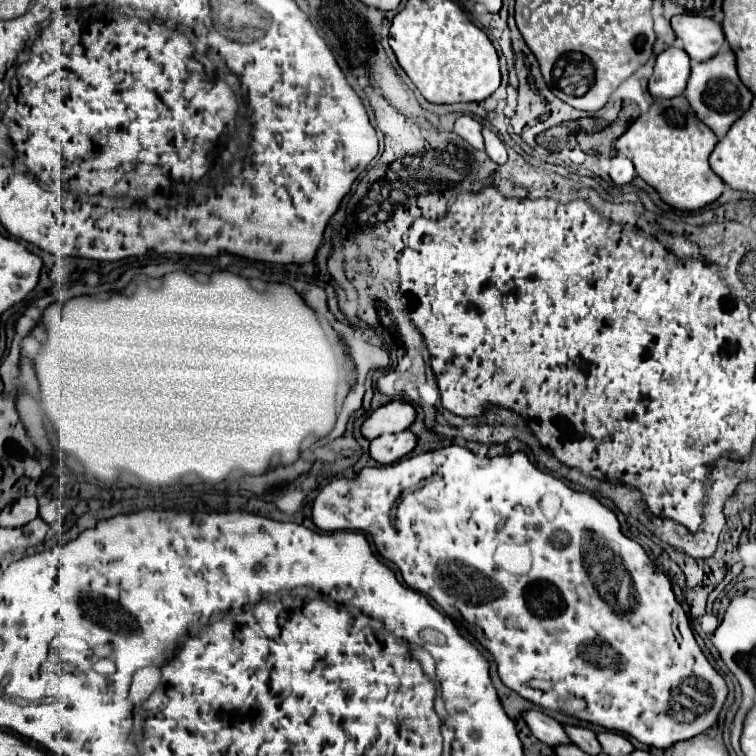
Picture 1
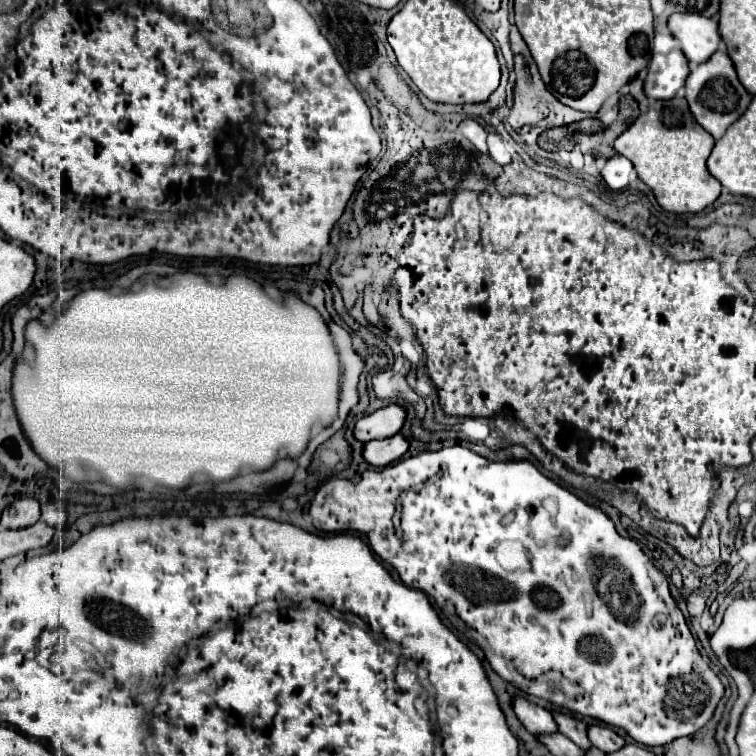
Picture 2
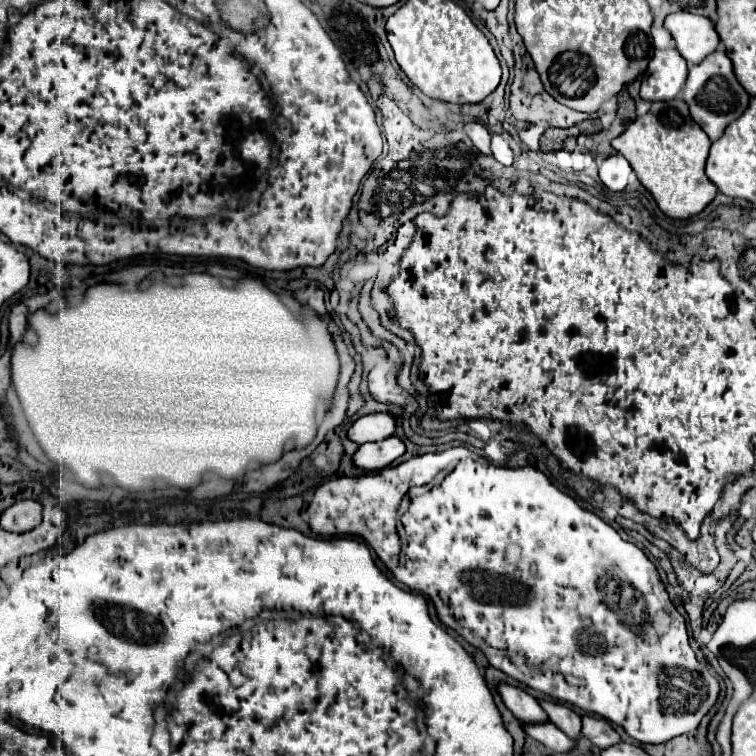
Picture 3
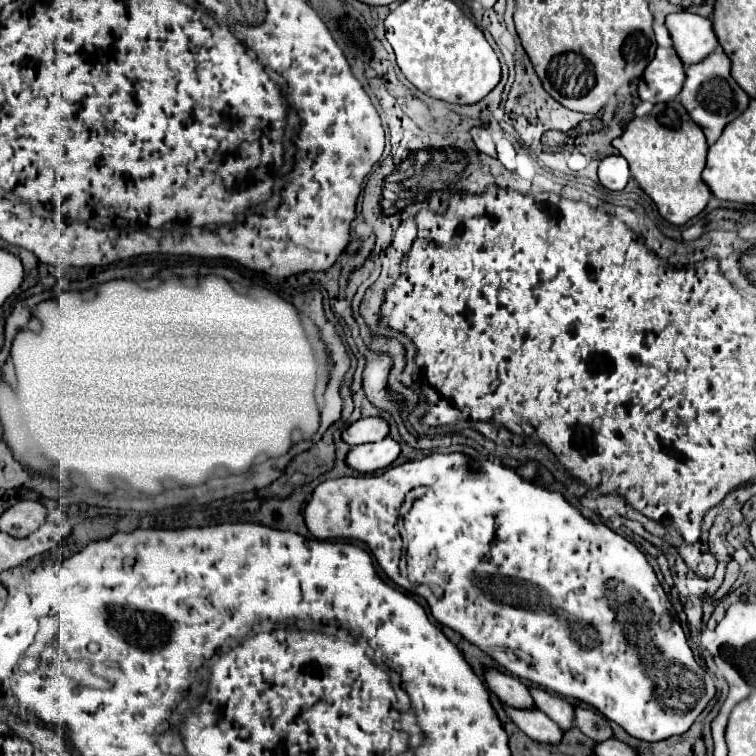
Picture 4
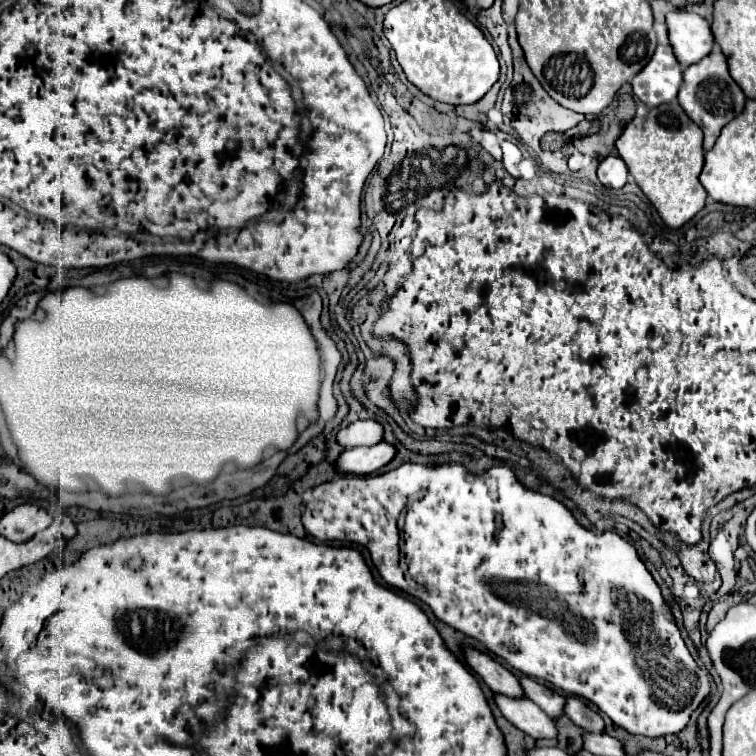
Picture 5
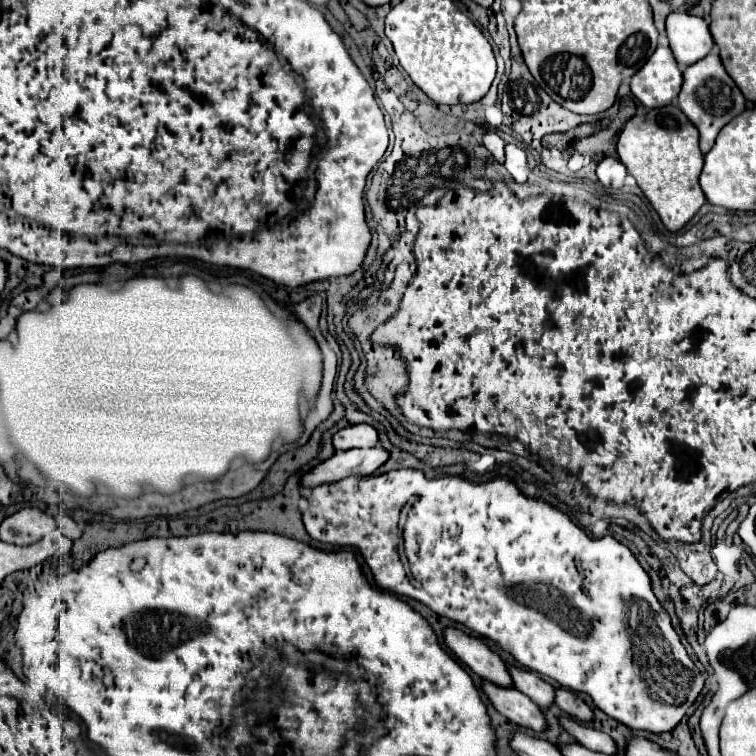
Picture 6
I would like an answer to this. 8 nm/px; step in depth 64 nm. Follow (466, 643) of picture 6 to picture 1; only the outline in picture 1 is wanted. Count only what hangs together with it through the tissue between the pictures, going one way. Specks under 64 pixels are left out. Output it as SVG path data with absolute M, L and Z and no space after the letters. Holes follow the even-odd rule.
M526 710L522 712L524 722L528 724L530 732L544 744L548 746L558 746L558 744L568 744L568 736L562 730L560 722L556 722L552 716L540 712L540 710Z

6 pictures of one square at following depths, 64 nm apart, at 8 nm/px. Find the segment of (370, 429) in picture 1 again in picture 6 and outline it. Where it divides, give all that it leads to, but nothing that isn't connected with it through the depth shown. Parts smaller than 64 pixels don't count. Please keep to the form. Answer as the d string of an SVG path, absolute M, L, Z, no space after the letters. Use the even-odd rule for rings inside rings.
M354 424L338 430L332 436L332 444L336 450L372 448L372 446L378 446L378 432L370 424Z

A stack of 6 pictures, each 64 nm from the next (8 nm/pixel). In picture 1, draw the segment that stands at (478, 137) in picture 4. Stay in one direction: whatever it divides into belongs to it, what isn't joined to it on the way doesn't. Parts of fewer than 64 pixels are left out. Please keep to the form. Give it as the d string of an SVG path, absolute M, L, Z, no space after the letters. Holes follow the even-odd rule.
M462 116L456 120L454 132L462 136L466 142L470 142L474 148L484 150L484 140L482 140L482 124L470 116Z

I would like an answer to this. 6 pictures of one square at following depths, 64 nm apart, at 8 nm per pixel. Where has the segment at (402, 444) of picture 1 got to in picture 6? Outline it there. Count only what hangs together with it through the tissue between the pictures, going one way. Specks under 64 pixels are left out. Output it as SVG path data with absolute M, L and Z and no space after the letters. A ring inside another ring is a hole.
M376 446L370 450L354 448L346 452L334 452L328 460L308 470L300 478L300 486L314 488L318 484L328 484L328 482L332 484L348 476L370 476L388 460L388 456L390 454L382 446Z

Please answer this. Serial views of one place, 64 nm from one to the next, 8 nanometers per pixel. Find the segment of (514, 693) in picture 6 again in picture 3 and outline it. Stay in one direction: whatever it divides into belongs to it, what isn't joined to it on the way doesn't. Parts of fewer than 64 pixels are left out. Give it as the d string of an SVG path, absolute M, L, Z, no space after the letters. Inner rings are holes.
M548 722L548 724L522 724L522 726L528 736L538 740L540 744L544 744L552 752L568 752L574 746L574 742L560 728L556 728L556 724L552 724L552 722Z

